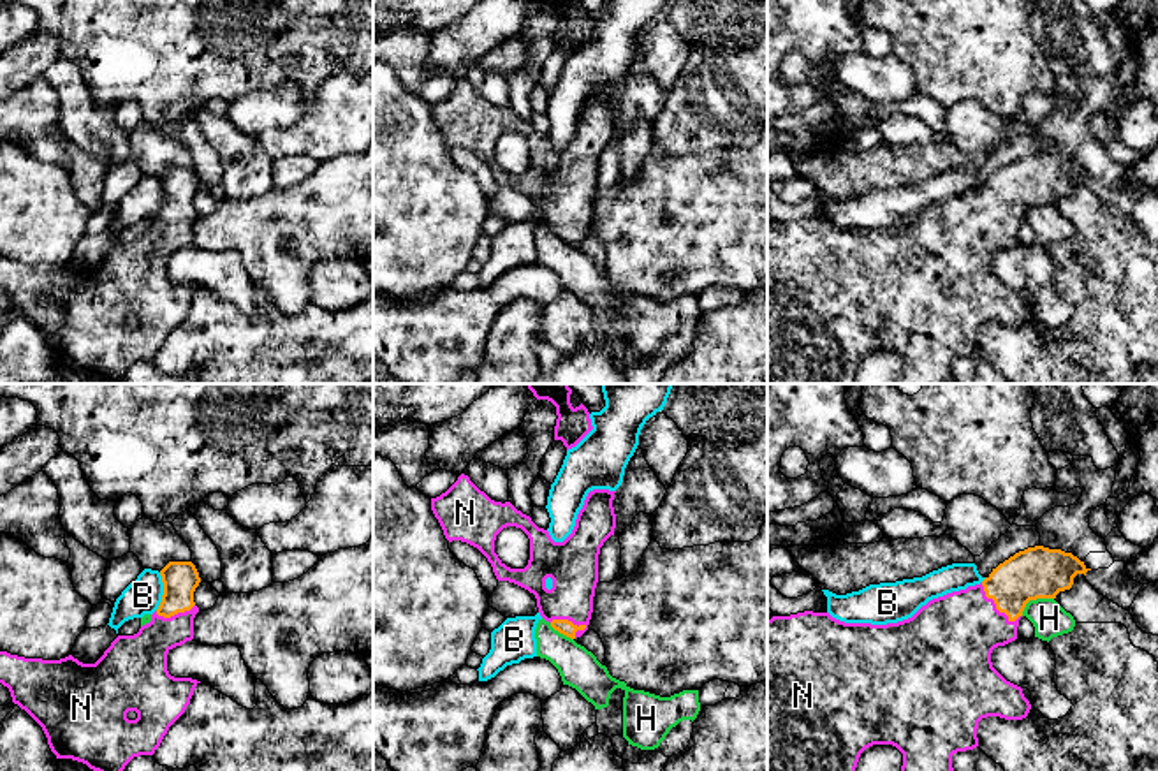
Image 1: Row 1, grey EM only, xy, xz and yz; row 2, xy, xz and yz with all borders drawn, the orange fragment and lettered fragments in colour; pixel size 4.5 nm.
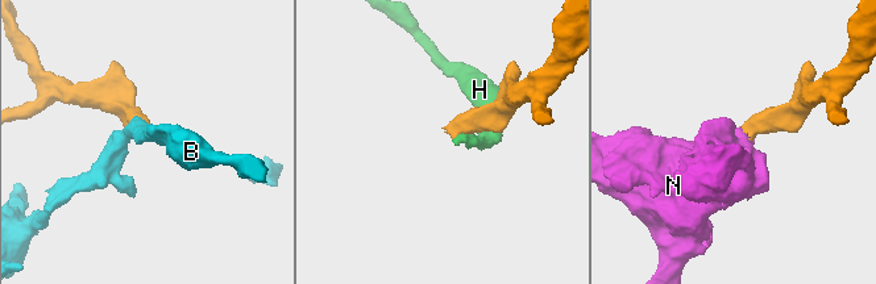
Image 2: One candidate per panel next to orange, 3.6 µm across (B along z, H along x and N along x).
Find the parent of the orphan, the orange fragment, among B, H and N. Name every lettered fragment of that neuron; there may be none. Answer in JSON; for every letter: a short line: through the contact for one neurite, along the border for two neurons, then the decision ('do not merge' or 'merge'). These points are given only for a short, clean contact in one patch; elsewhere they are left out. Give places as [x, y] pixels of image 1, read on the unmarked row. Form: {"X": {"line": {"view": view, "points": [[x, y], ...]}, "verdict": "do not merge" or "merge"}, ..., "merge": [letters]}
{"B": {"line": {"view": "xy", "points": [[161, 178], [162, 206], [155, 215]]}, "verdict": "do not merge"}, "H": {"line": {"view": "yz", "points": [[1053, 203], [1032, 205], [1021, 220]]}, "verdict": "do not merge"}, "N": {"line": {"view": "yz", "points": [[1037, 178], [1028, 180], [996, 212], [952, 242]]}, "verdict": "merge"}, "merge": ["N"]}

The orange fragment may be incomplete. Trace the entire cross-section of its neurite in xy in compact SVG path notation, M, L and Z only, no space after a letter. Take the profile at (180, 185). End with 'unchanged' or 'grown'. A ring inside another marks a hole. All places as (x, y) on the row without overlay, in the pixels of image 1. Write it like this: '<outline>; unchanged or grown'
M169 167L160 181L164 201L151 227L134 241L118 241L95 269L72 261L42 266L0 257L0 289L9 294L12 308L42 333L56 364L72 364L114 384L134 363L153 361L190 310L201 287L171 282L167 259L194 245L199 218L194 197L201 183L192 167Z; grown

